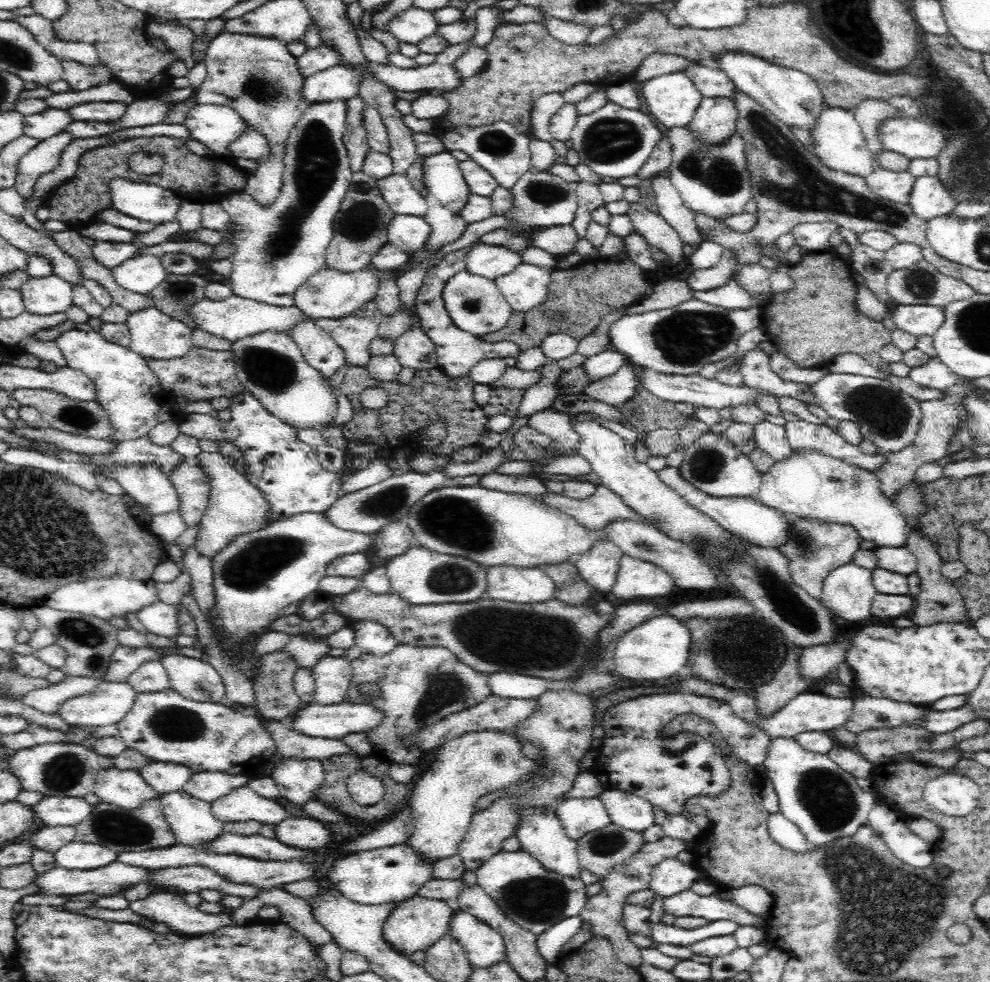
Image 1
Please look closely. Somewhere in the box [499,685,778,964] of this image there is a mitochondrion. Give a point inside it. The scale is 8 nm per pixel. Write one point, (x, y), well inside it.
(607, 843)

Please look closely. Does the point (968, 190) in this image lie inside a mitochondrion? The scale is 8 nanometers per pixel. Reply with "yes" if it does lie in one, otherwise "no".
no

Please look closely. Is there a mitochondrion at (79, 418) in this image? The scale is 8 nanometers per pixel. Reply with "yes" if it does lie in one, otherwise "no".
yes

